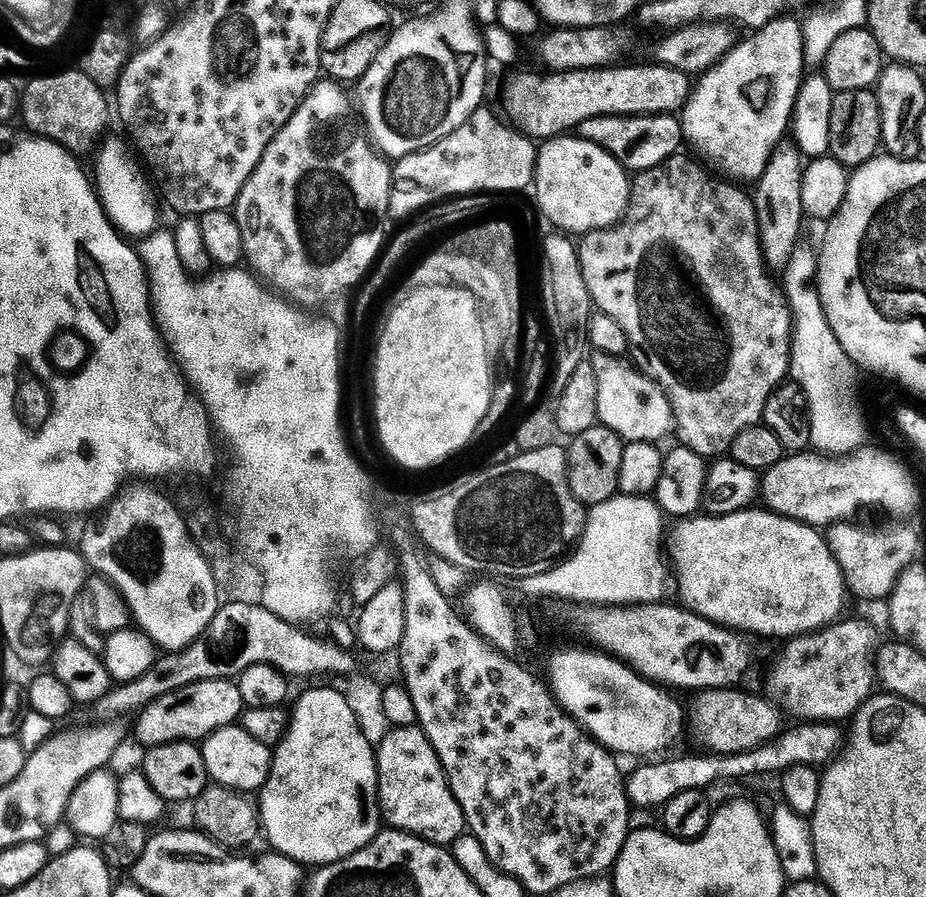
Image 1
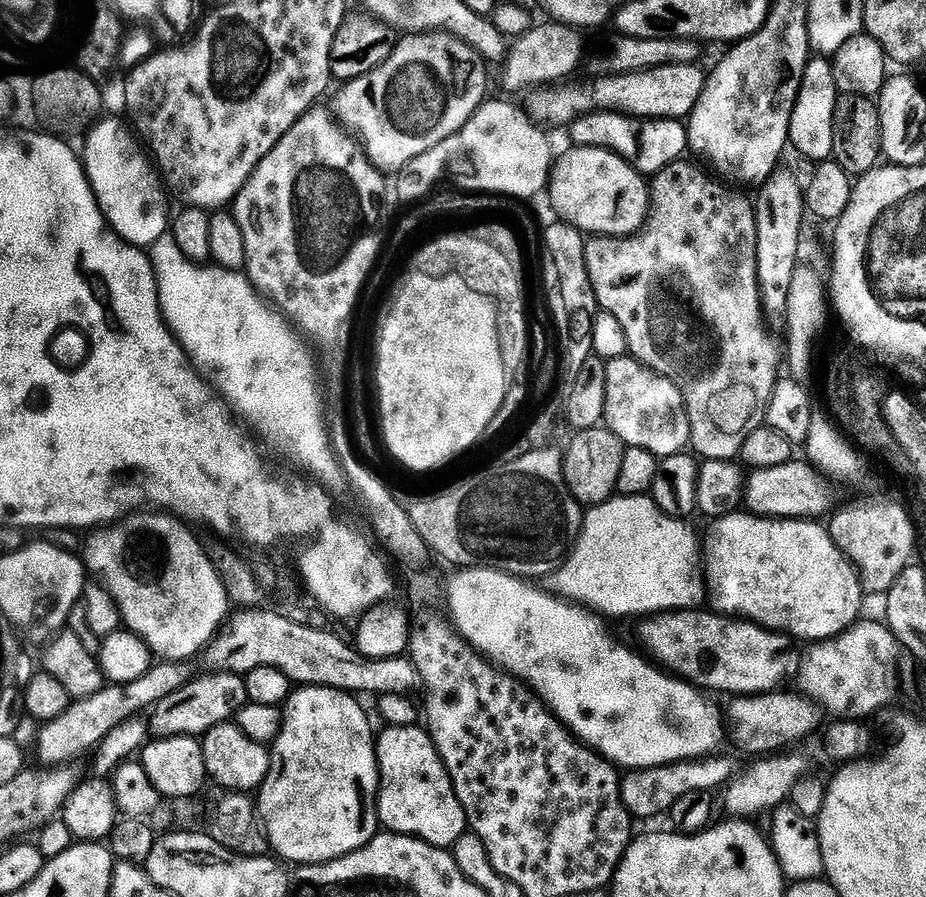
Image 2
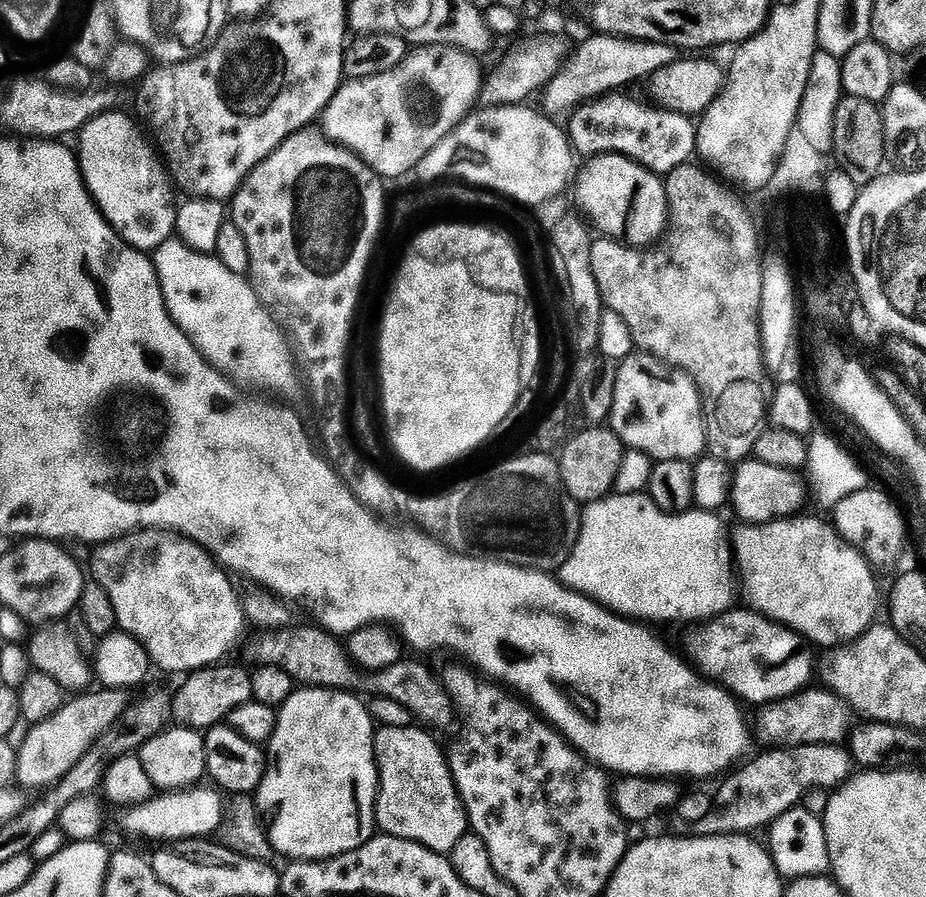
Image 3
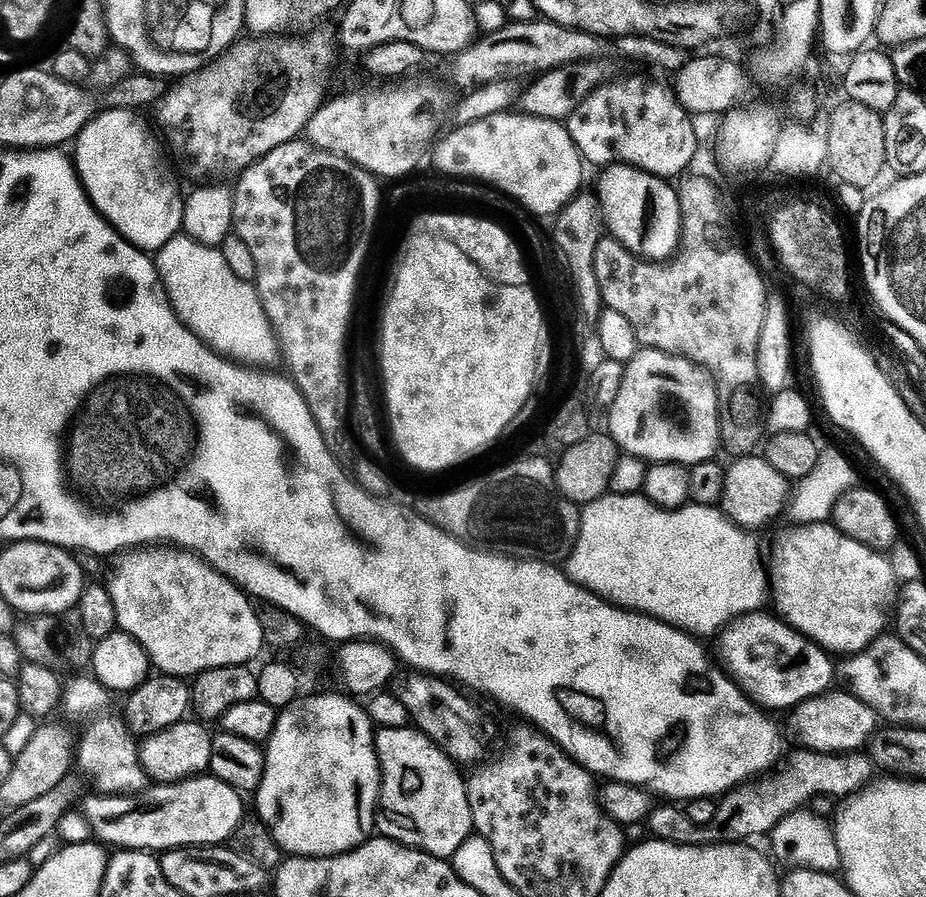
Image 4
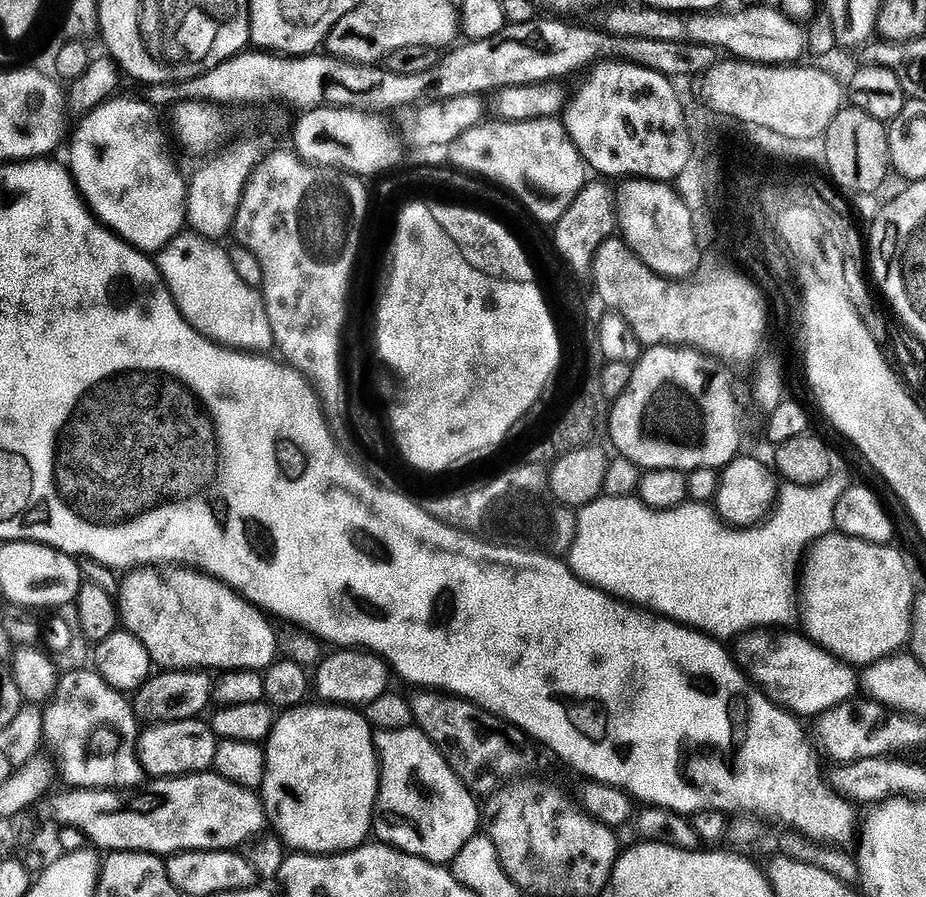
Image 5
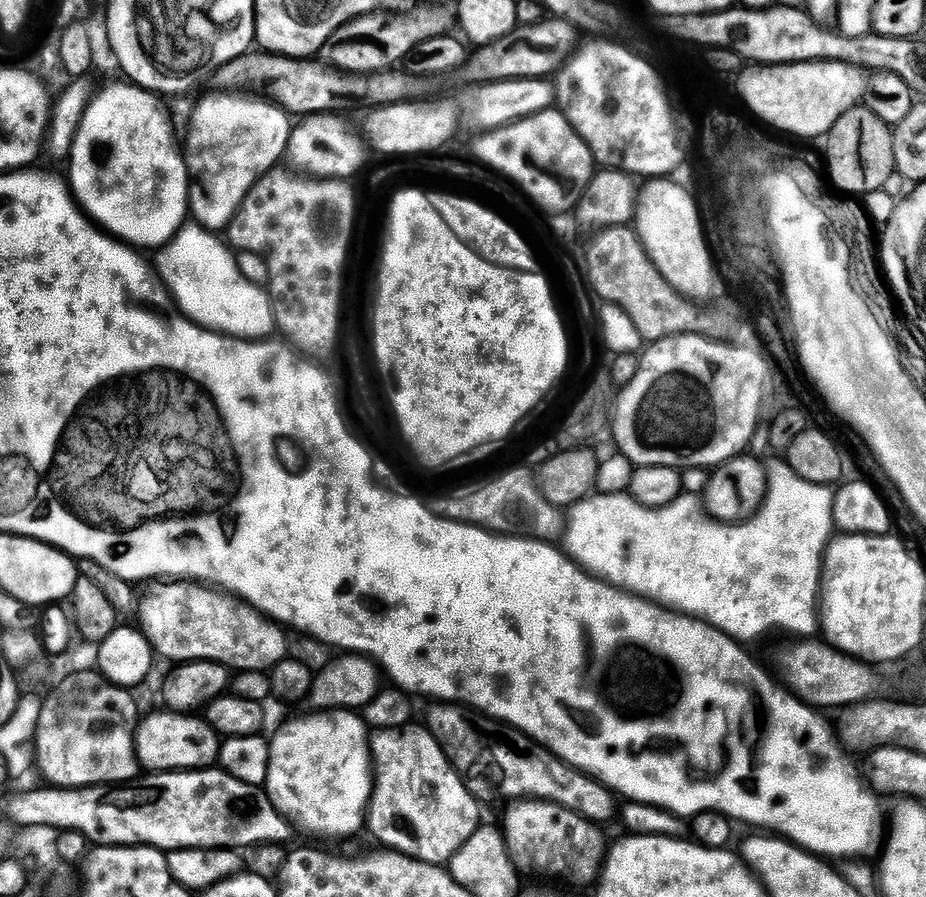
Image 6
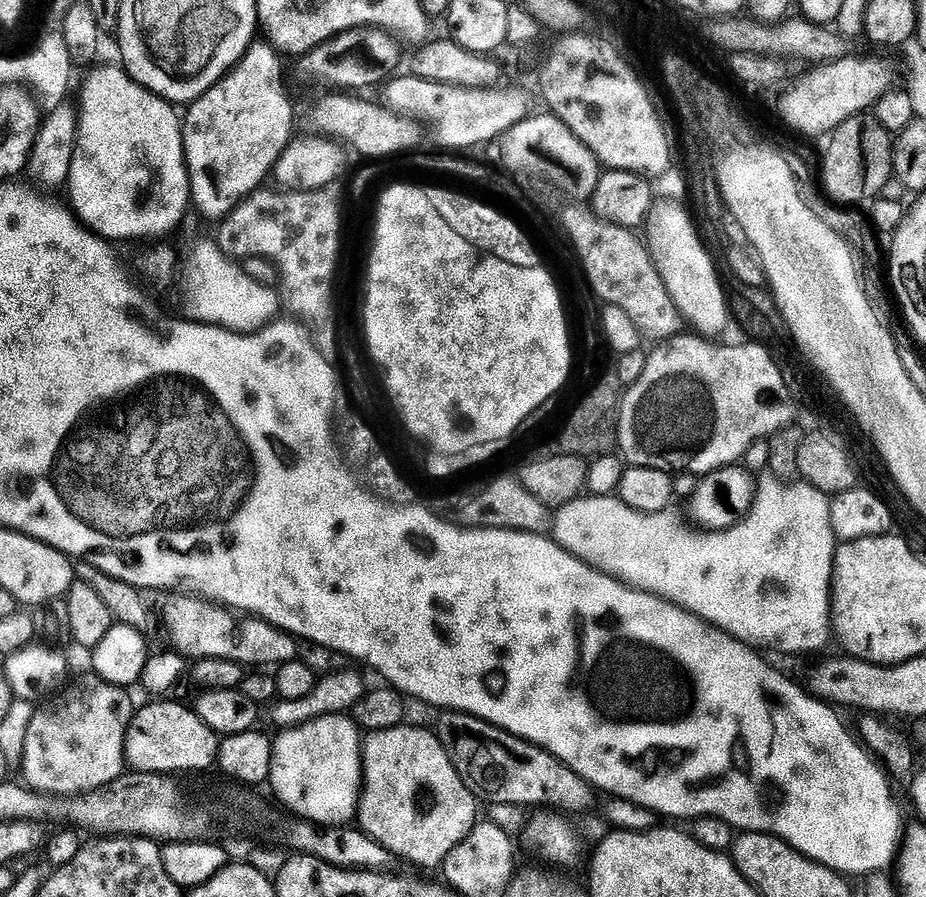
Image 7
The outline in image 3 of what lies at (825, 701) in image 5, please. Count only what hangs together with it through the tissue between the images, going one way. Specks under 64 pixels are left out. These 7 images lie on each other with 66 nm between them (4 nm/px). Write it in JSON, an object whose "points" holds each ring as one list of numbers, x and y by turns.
{"points":[[736,611,721,612,719,616,714,616,711,620,689,627,692,629,684,640,684,652,688,655,687,663,705,680,727,688,733,696,741,701,749,700,750,703,756,704,755,706,771,704,774,700,785,700,788,696,805,691,814,680,814,656,812,660,811,650,813,649,809,641,799,636,794,629,778,624,775,620,768,620,760,612]]}

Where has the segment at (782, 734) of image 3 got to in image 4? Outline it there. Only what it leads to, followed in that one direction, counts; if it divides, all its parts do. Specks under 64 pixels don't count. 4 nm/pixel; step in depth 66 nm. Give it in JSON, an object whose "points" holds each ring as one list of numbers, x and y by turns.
{"points":[[829,690,822,696,815,696,803,700,798,708,791,709,788,728,794,735,800,736,804,732,804,712,812,708,812,740,808,736,801,738,801,749,812,749,825,753,859,753,877,733,878,717,873,708,866,706,857,696,847,690]]}

